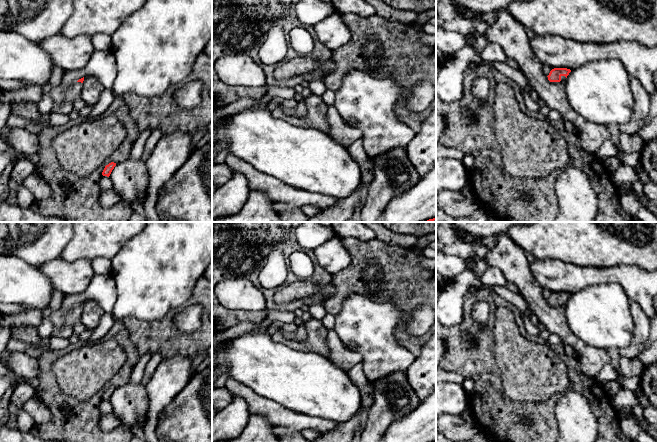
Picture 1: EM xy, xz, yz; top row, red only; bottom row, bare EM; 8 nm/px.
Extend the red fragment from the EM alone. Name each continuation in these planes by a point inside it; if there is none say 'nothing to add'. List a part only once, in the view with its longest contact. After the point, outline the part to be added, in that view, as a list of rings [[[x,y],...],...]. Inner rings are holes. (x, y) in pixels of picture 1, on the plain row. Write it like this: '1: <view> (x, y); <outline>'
1: xy (65, 321); [[[81,306],[52,312],[49,319],[53,322],[54,329],[50,337],[70,338],[74,329],[81,324],[81,313]]]

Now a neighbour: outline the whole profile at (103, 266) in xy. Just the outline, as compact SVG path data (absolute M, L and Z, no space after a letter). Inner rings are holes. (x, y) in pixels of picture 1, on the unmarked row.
M98 257L91 260L92 268L95 274L111 275L112 262L108 258Z

